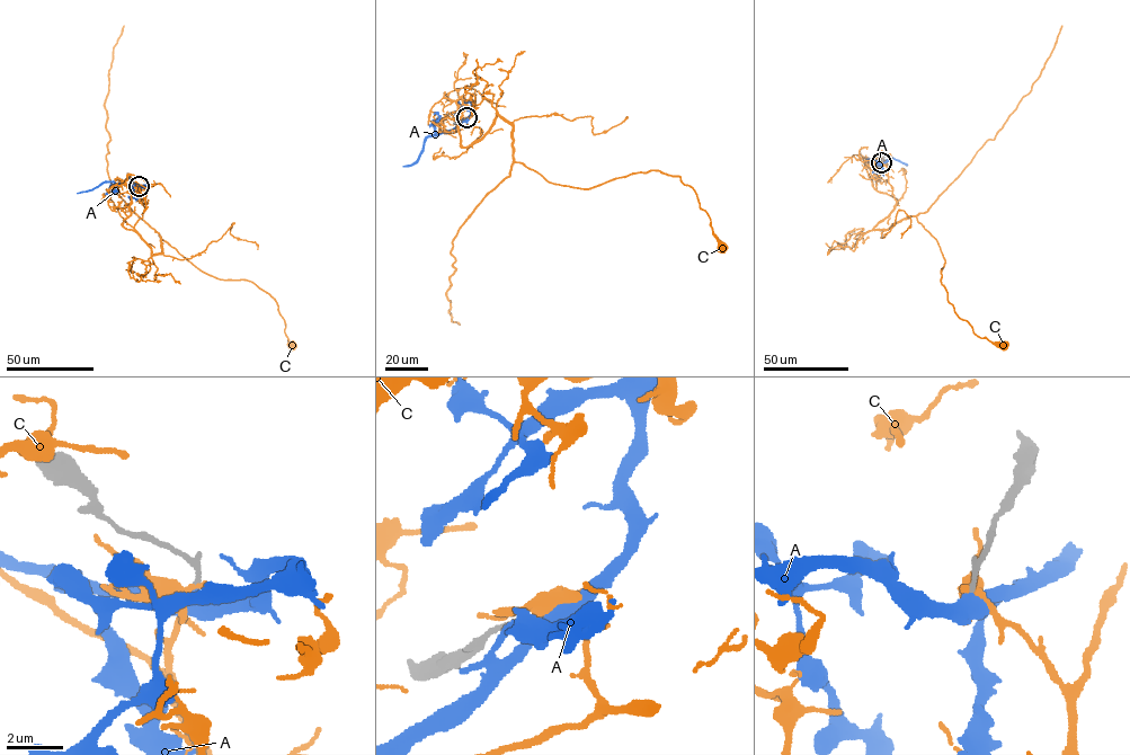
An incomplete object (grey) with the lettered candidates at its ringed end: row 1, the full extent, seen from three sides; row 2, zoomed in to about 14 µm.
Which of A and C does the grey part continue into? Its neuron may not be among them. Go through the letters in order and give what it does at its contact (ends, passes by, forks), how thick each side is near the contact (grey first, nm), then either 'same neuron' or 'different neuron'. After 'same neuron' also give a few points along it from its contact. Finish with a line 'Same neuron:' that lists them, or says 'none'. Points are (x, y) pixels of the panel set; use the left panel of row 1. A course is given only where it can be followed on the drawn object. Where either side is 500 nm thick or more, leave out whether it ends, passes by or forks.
A: it passes by; 190 nm thick on the grey side, 440 nm on the other; same neuron; it runs (139, 186), (104, 181), (77, 193)
C: it passes by; 190 nm thick on the grey side, 320 nm on the other; different neuron
Same neuron: A

